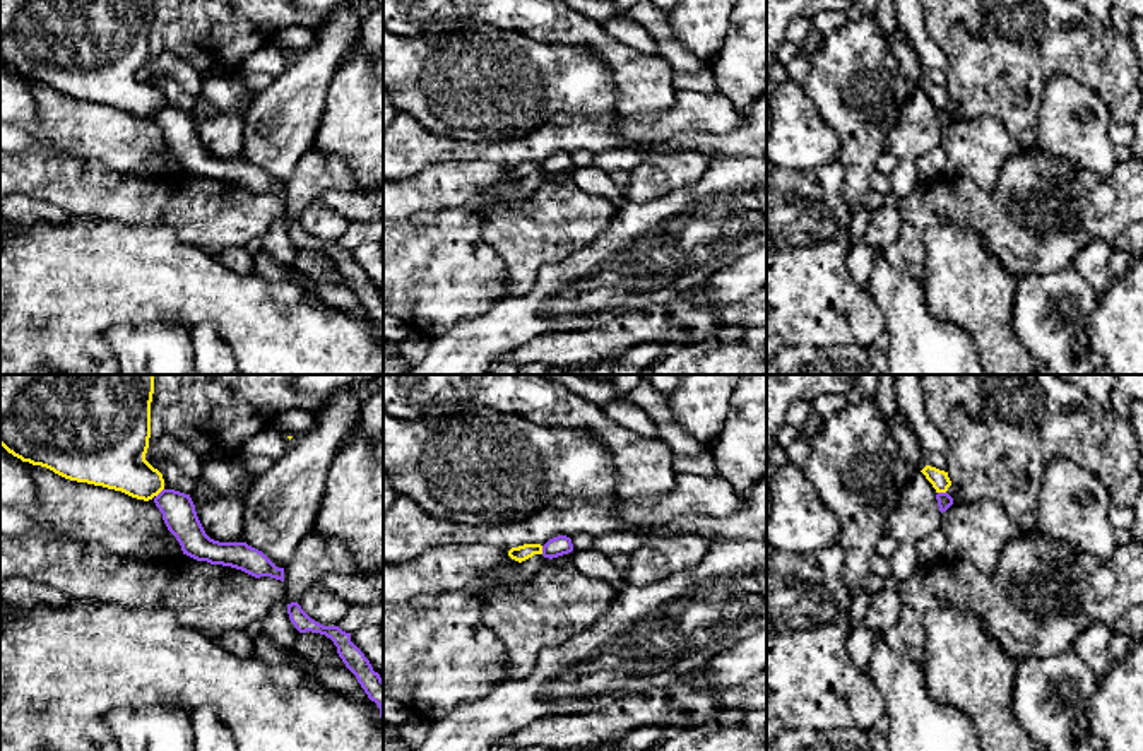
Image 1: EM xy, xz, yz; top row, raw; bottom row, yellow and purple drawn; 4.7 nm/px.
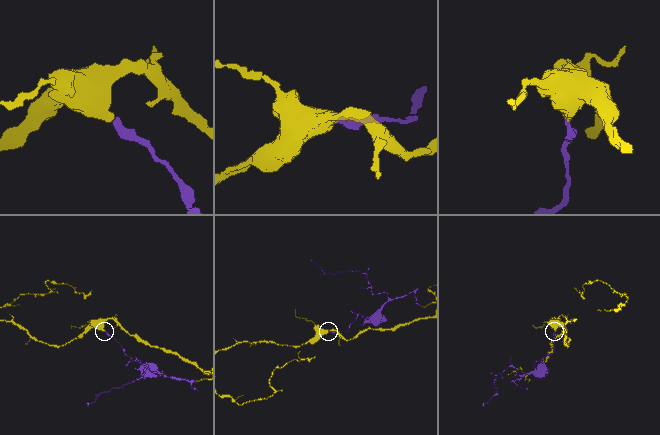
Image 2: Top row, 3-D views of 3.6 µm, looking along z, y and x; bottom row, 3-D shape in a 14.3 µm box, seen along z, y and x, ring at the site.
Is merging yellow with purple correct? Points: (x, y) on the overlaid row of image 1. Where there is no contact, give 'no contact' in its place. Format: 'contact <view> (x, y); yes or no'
contact xy (159, 491); no

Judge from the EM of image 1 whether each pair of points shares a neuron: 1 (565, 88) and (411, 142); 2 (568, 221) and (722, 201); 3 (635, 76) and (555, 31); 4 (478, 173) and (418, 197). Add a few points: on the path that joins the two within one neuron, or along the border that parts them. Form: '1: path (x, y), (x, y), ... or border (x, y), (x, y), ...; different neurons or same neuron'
1: border (401, 112), (414, 117), (438, 136), (474, 144); different neurons
2: border (618, 209), (611, 223), (587, 243); different neurons
3: path (615, 55), (592, 35), (575, 31); same neuron
4: path (462, 183), (450, 183), (433, 190); same neuron

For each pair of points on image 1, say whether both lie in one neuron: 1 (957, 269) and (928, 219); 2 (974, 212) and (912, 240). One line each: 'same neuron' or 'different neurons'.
1: different neurons
2: same neuron

